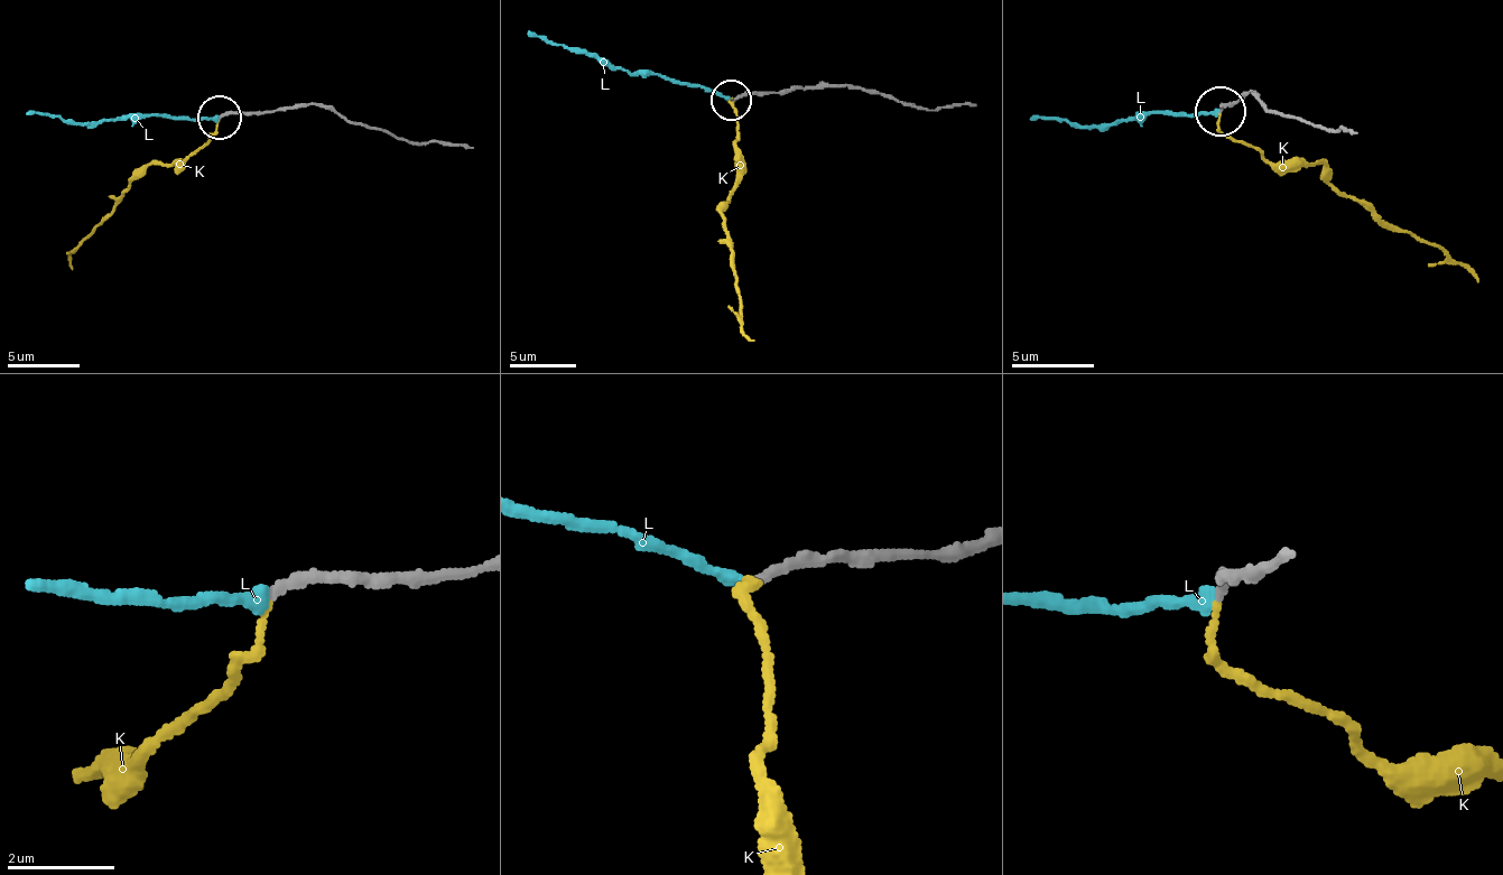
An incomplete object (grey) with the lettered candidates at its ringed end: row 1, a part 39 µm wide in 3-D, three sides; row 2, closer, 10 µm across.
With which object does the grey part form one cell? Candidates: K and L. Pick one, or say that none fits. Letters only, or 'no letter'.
L

